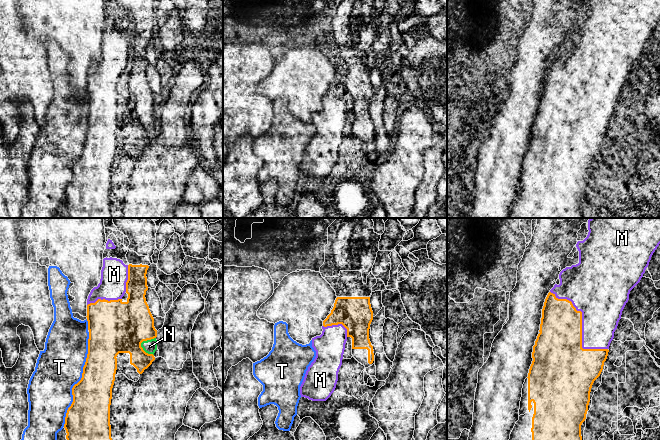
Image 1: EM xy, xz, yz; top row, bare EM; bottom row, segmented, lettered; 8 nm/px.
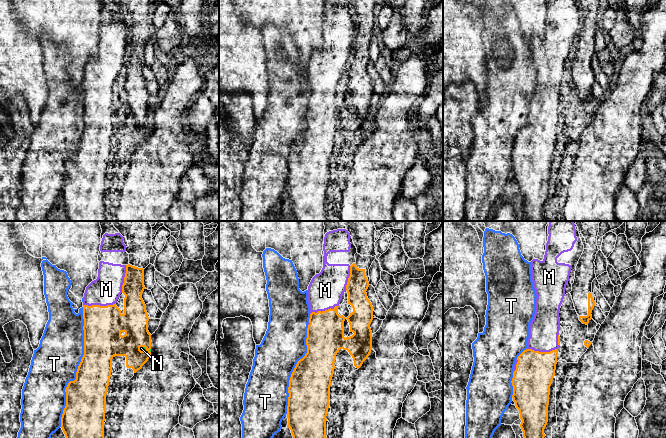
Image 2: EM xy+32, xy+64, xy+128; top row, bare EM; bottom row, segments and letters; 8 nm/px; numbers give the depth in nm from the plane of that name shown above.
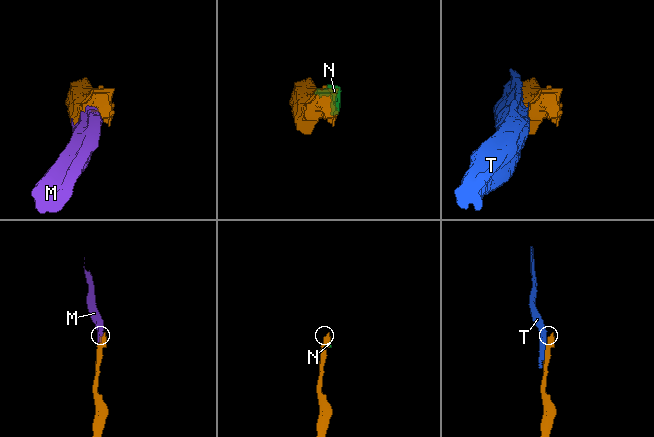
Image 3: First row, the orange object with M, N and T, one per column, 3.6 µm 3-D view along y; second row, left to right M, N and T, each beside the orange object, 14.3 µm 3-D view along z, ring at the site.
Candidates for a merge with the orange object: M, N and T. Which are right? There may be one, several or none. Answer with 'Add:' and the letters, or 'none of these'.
Add: M

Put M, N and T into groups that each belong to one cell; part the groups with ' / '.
M / N / T

